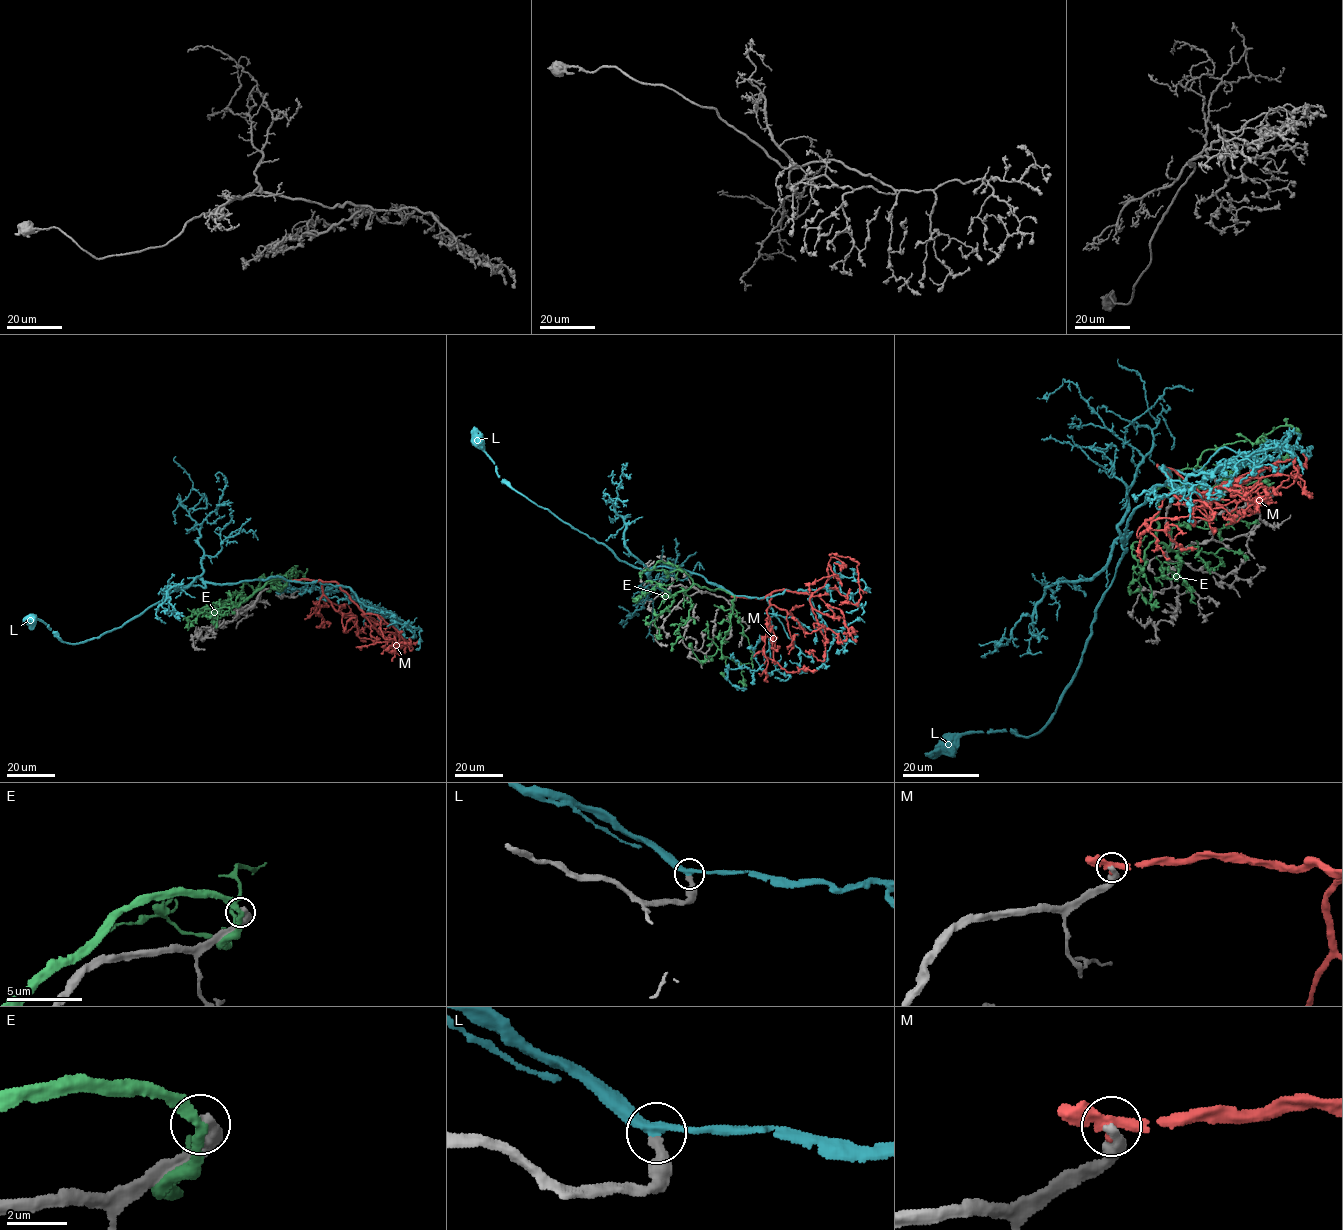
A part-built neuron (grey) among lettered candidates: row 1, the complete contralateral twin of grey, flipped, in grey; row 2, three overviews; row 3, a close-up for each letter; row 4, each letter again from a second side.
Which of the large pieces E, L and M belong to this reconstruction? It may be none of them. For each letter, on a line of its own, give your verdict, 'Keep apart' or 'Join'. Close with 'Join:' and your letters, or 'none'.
E: Keep apart
L: Join
M: Keep apart
Join: L

